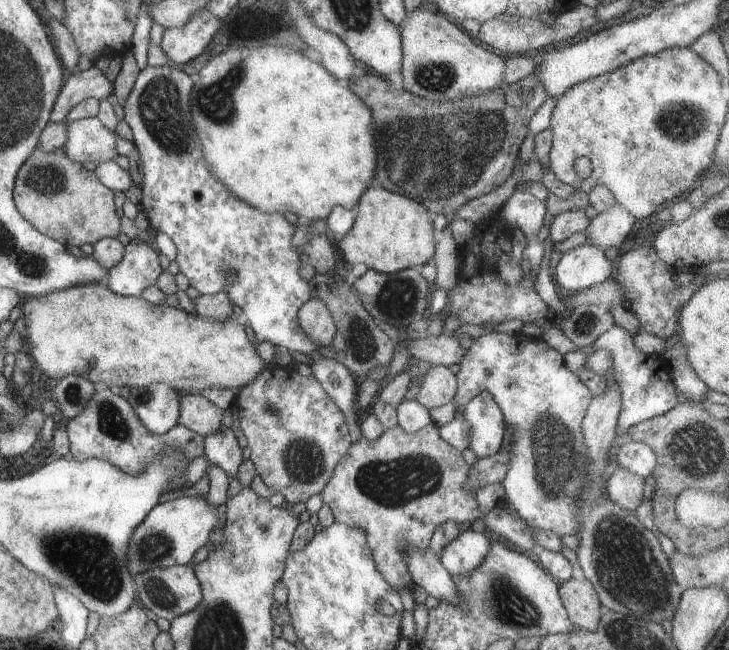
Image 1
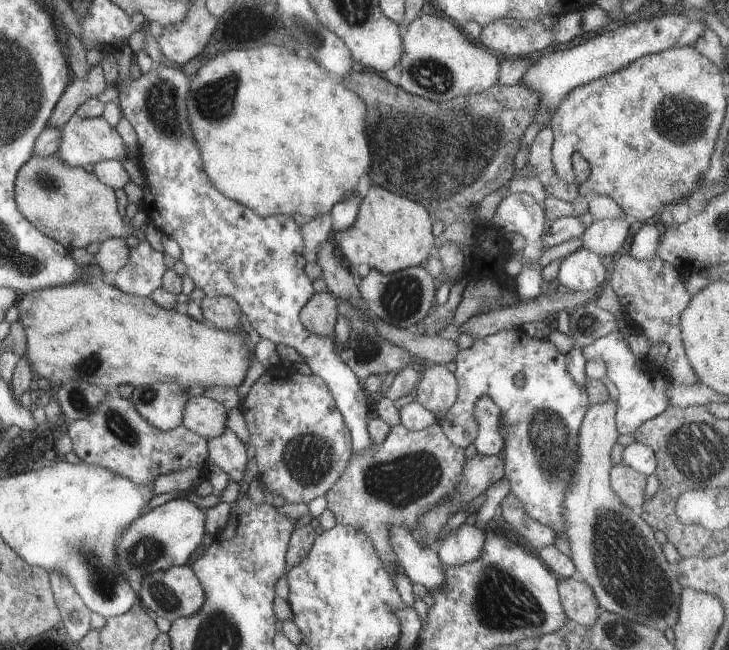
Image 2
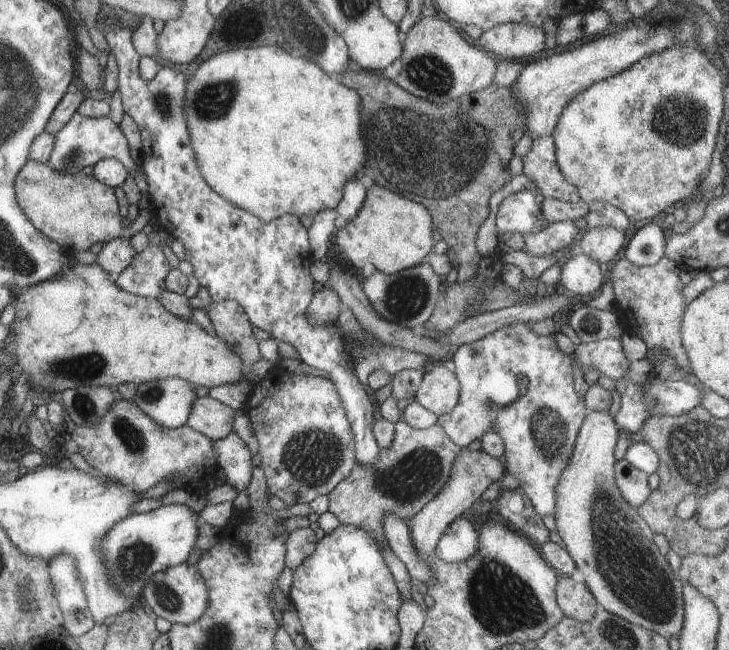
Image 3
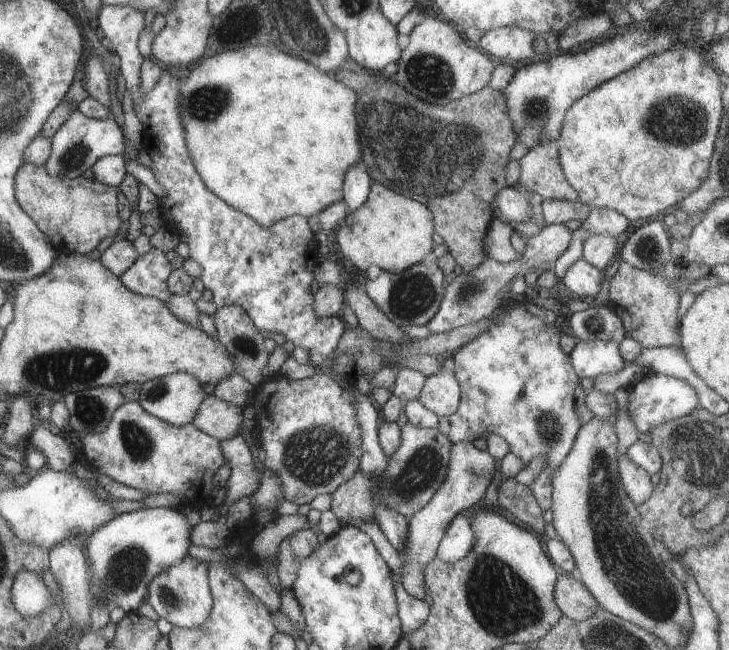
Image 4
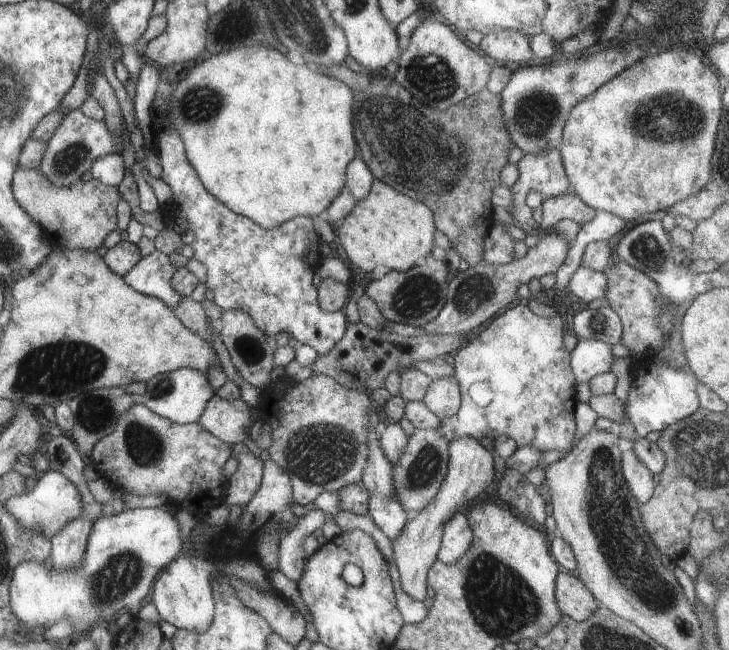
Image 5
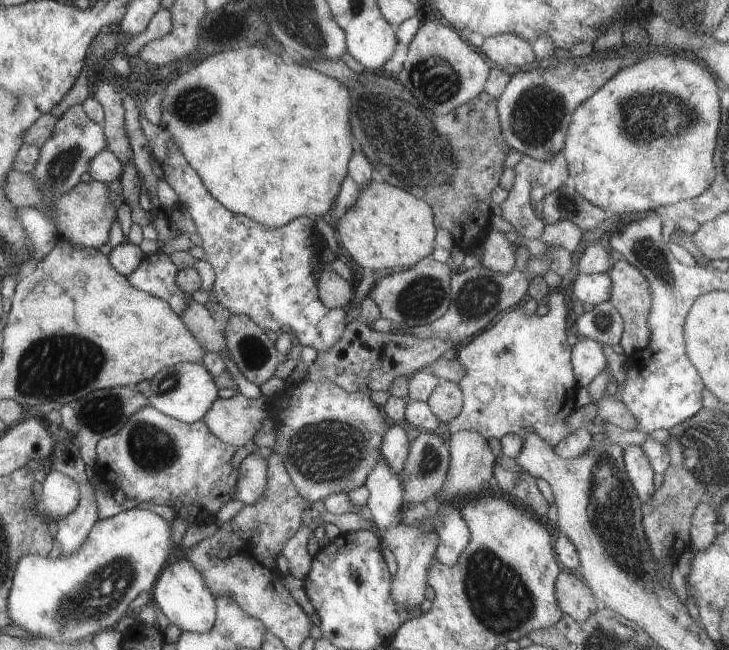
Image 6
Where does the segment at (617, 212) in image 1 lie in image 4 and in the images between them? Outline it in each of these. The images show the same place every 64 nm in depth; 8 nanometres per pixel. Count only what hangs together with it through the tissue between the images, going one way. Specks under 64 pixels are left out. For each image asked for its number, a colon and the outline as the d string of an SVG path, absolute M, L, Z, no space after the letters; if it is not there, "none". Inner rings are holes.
2: M615 218L615 220L599 220L593 222L585 232L583 232L583 246L585 250L595 252L597 256L605 258L605 256L617 256L617 252L621 250L627 234L629 234L629 226L631 220L629 218Z
3: M597 226L583 232L577 252L595 260L597 264L613 264L613 258L621 250L625 232L613 226Z
4: M609 234L589 236L583 242L583 254L581 254L581 258L589 266L595 266L599 272L603 268L613 268L615 256L617 256L617 238L613 238Z

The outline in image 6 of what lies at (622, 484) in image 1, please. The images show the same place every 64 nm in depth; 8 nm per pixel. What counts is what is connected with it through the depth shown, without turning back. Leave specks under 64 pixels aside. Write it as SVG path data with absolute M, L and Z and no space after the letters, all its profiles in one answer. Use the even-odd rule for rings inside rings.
M627 446L623 450L623 470L635 496L639 498L641 504L645 504L655 492L655 486L653 486L655 474L649 462L645 460L645 454L639 450L639 446Z

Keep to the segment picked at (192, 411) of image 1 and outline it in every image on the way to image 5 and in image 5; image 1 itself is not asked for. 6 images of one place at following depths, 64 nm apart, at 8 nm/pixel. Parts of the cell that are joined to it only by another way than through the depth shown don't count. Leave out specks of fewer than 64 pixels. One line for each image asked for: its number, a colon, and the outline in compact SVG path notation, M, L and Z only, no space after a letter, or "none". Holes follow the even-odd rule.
2: M205 396L187 398L183 428L187 428L189 432L195 432L197 436L203 438L217 438L223 434L223 430L227 430L225 420L227 420L227 410L221 404Z
3: M209 396L195 398L195 406L191 406L191 418L187 418L187 426L215 442L227 438L231 434L233 424L233 410L223 406Z
4: M211 394L203 398L203 406L199 406L199 414L195 414L195 422L191 424L199 428L203 434L223 442L241 432L241 422L243 422L243 408L217 400Z
5: M215 396L207 402L207 410L203 410L203 418L199 418L197 424L217 440L223 440L227 446L239 442L243 444L251 426L251 412L241 398L227 402Z

